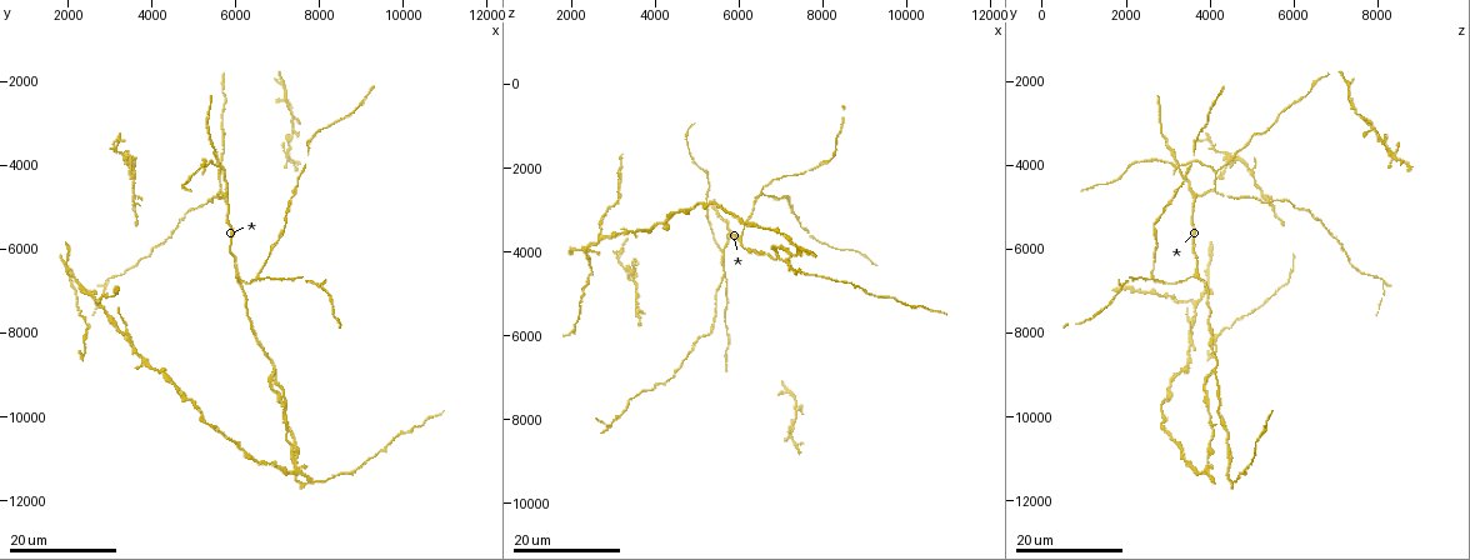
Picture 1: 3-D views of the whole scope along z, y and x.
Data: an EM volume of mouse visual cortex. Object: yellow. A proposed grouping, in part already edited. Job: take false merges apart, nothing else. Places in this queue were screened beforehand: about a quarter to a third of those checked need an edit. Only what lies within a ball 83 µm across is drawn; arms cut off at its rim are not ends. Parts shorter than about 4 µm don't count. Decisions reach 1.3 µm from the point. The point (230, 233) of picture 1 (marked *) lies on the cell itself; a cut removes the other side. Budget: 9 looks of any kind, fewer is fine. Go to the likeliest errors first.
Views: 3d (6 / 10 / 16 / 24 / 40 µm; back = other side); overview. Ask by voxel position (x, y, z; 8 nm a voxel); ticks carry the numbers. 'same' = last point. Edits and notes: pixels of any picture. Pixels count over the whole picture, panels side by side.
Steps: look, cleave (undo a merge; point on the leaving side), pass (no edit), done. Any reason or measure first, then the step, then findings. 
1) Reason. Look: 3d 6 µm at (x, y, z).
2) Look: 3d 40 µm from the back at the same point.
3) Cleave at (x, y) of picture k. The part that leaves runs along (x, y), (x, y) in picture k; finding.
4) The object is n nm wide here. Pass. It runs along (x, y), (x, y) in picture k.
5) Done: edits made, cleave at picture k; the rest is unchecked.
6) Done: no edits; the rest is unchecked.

Looks like a crossing. Look: 3d 16 µm at (5800, 4700, 3750).

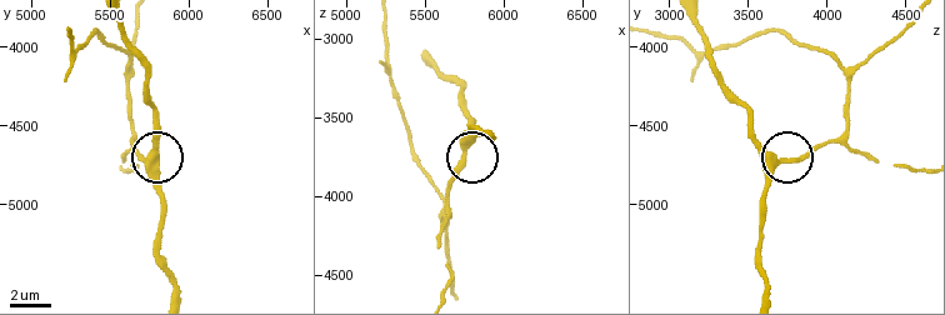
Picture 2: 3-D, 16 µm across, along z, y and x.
Look: 3d 6 µm at (5760, 4720, 3720).

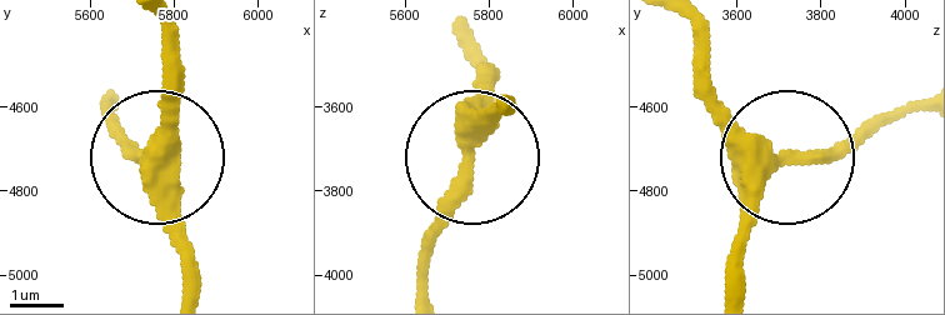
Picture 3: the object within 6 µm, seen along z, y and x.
The side arm is 23 µm long. Pass. It runs along (731, 288), (749, 193), (776, 158), (695, 63) in picture 3; continuous, no second cell.

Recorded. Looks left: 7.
Look: 3d 16 µm at (6550, 6700, 2550).

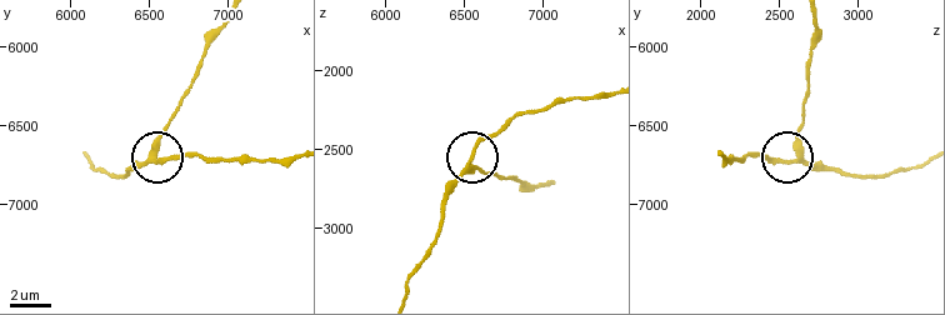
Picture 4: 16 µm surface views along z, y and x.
Look: 3d 10 µm at (6520, 6680, 2620).

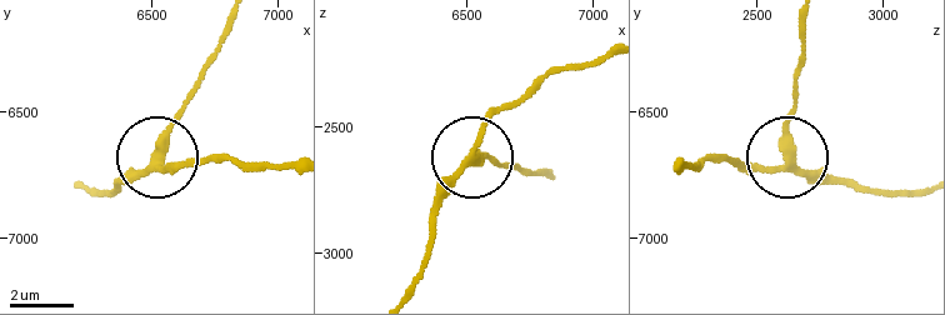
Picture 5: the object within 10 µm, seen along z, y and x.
Pass. It runs along (918, 193), (821, 185), (789, 163), (738, 169), (711, 160) in picture 5; all the same cell.

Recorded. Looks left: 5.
Thin arm on a thick one. Look: 3d 16 µm at (6050, 6600, 3750).

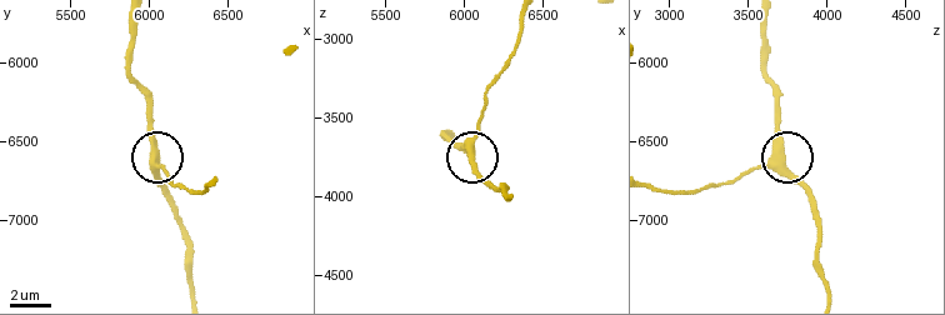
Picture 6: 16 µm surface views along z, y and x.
Closer look. Look: 3d 10 µm at (6040, 6660, 3700).

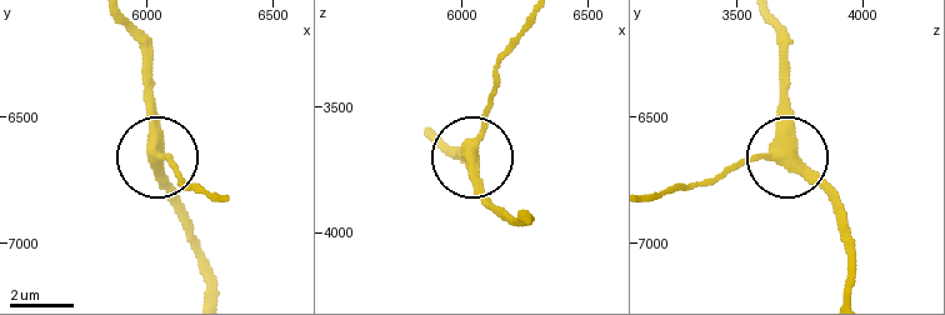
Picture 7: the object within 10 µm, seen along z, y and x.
The side arm is 62 µm long. Pass. It runs along (431, 136), (466, 153), (494, 91) in picture 7; one cell here.

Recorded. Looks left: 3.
Arms part here. Look: 3d 24 µm at (6950, 8950, 4050).

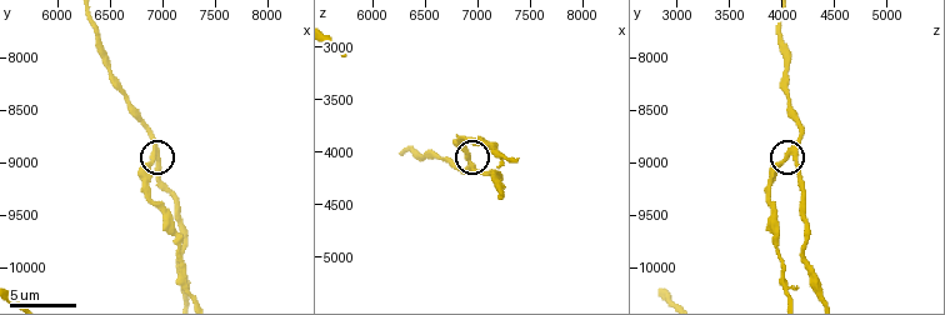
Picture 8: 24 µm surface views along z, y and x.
Look: 3d 6 µm at (6940, 8960, 4100).

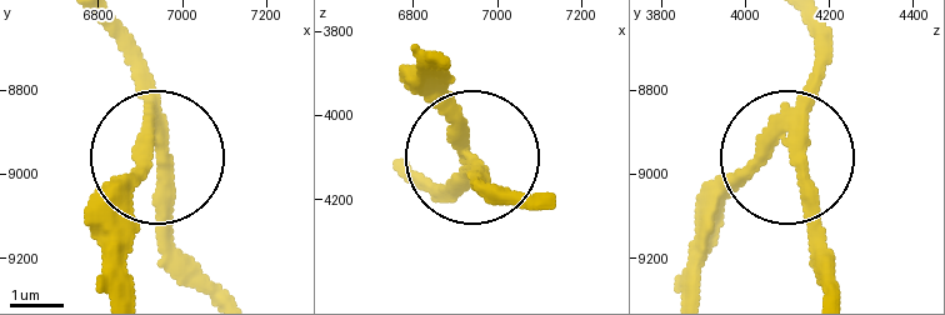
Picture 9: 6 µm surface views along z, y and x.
The object is 290 nm wide here. Cleave at (119, 183) of picture 9. A second cell is stuck on.

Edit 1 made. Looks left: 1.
Done: edits made, cleave at picture 9; the rest is unchecked.

